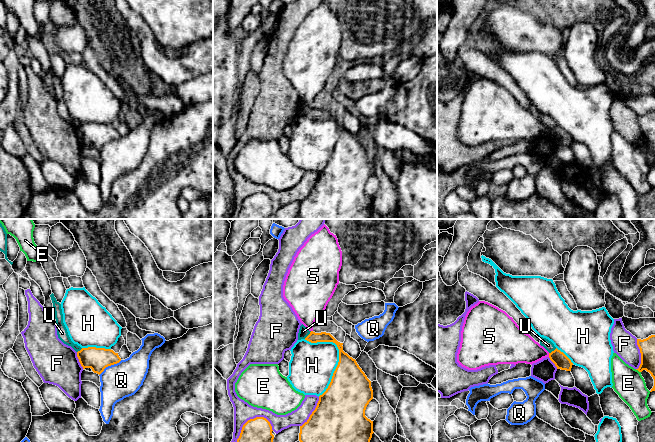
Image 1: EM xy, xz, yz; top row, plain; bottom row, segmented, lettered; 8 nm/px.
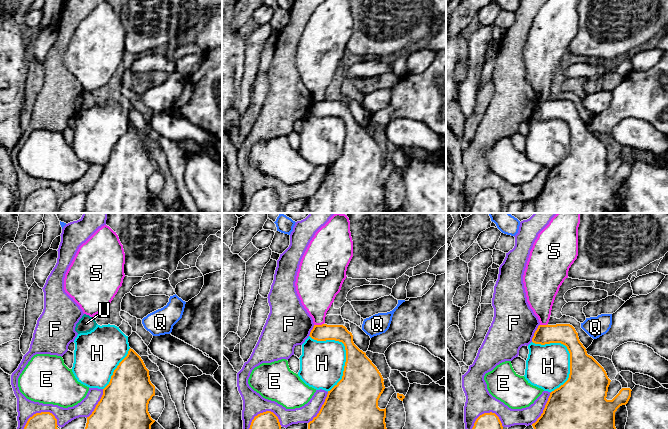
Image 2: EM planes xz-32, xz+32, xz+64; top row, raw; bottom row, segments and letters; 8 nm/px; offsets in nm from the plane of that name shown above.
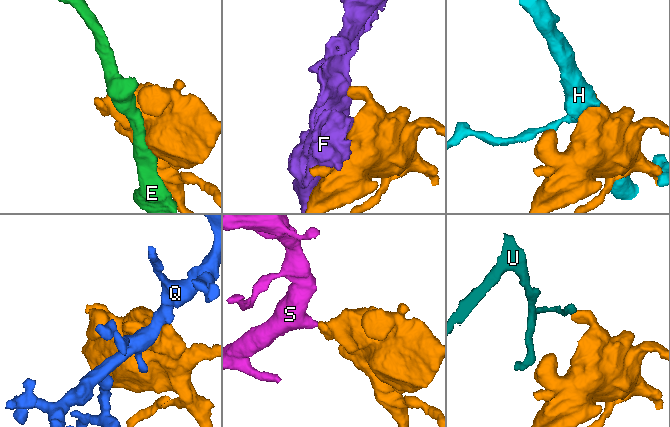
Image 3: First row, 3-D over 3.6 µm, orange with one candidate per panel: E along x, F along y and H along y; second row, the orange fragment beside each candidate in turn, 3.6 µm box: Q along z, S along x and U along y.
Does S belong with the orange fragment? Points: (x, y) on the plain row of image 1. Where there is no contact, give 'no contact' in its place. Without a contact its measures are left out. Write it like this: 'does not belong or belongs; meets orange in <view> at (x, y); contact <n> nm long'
does not belong; meets orange in yz at (549, 131); contact 30 nm long

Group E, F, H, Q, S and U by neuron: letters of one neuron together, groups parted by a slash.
E / F / H / Q / S / U

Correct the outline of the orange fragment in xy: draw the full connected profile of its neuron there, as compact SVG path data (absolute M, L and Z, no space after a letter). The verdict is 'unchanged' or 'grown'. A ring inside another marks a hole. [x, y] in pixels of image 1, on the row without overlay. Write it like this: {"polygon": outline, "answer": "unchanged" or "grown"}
{"polygon": "M88 123L77 128L77 133L83 145L91 144L94 149L101 150L108 142L121 137L118 129L111 125Z", "answer": "unchanged"}

